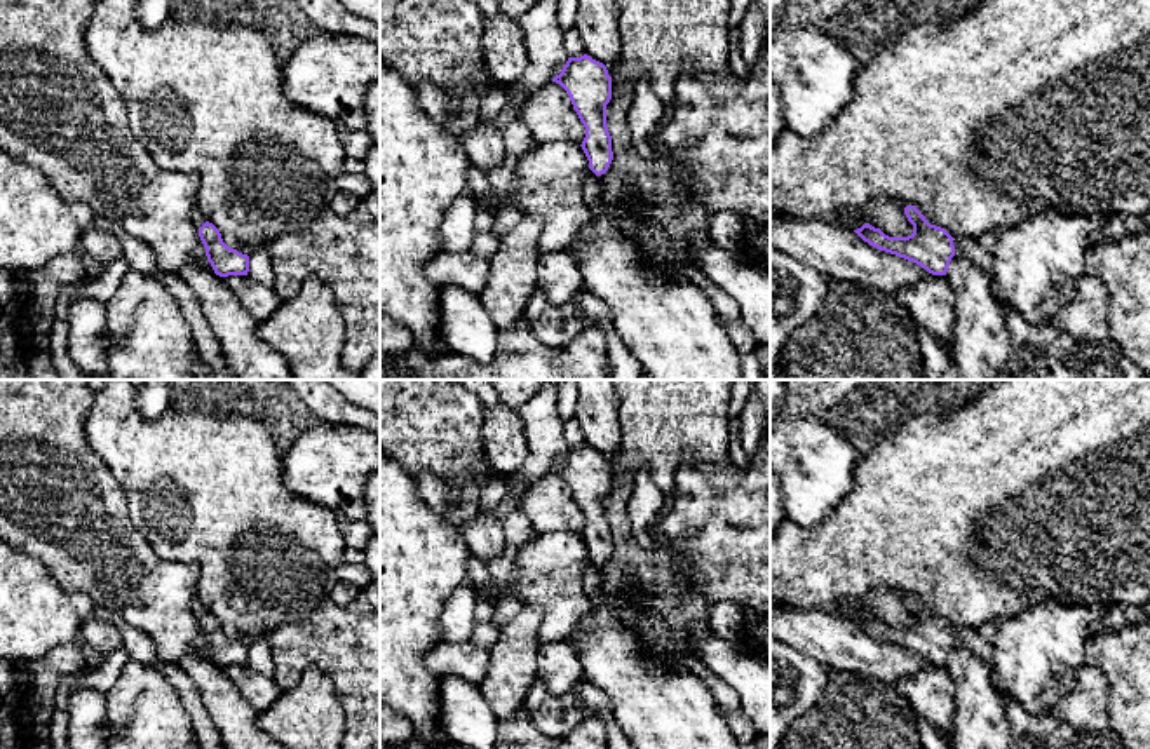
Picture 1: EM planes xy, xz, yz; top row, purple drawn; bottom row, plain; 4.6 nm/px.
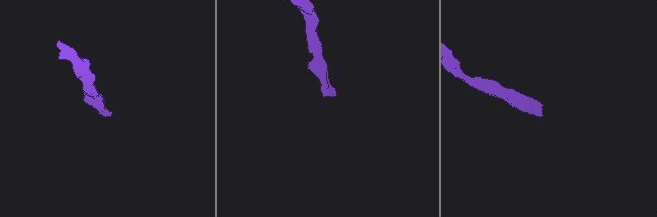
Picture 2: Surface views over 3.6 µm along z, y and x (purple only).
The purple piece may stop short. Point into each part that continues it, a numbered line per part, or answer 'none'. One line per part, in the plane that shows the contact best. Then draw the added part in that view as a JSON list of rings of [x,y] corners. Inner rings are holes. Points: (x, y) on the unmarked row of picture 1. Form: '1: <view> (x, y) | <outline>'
1: yz (967, 638) | [[[953,627],[955,646],[969,650],[974,657],[981,658],[991,667],[993,646],[986,643],[978,629],[972,627]]]

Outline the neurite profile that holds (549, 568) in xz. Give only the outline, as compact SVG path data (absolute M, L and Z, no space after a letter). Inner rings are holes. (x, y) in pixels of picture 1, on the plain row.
M566 530L537 533L519 549L512 596L523 608L538 608L542 611L540 644L566 641L580 618L594 608L584 587L587 561L589 550L582 536Z

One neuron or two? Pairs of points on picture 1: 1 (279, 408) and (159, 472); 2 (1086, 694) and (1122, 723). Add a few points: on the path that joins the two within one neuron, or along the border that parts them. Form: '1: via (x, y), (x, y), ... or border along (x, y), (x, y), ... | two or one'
1: border along (220, 411), (253, 417), (281, 452) | two
2: border along (1096, 668), (1107, 680), (1107, 708) | two

